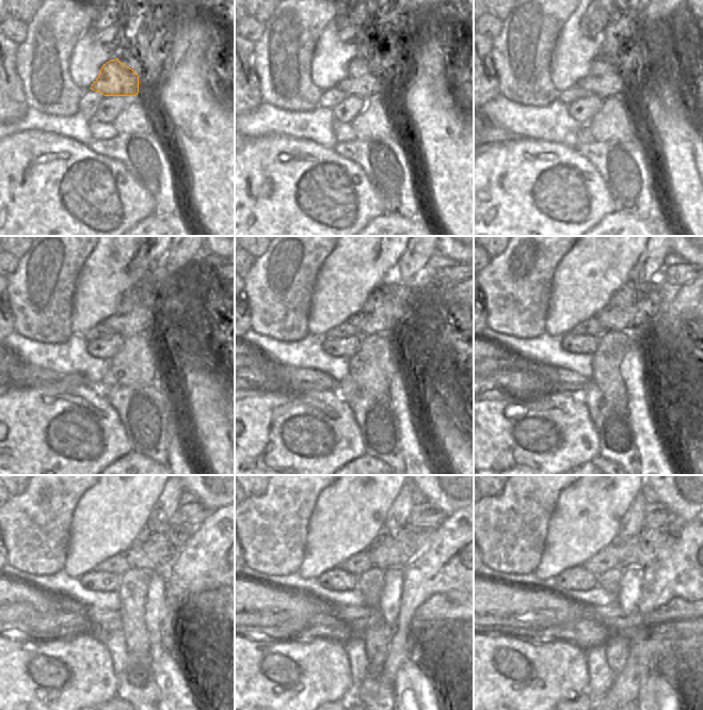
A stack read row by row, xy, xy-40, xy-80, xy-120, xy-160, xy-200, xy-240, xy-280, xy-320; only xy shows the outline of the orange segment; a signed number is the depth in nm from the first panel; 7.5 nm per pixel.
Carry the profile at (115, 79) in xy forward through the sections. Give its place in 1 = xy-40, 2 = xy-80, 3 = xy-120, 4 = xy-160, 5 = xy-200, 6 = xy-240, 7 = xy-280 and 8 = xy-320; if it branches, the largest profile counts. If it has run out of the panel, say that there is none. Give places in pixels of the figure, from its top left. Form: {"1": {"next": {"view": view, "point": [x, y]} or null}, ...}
{"1": {"next": {"view": "xy-40", "point": [365, 78]}}, "2": {"next": {"view": "xy-80", "point": [604, 79]}}, "3": {"next": {"view": "xy-120", "point": [136, 313]}}, "4": {"next": {"view": "xy-160", "point": [386, 306]}}, "5": {"next": {"view": "xy-200", "point": [633, 306]}}, "6": {"next": {"view": "xy-240", "point": [154, 549]}}, "7": {"next": {"view": "xy-280", "point": [393, 548]}}, "8": {"next": {"view": "xy-320", "point": [645, 547]}}}

